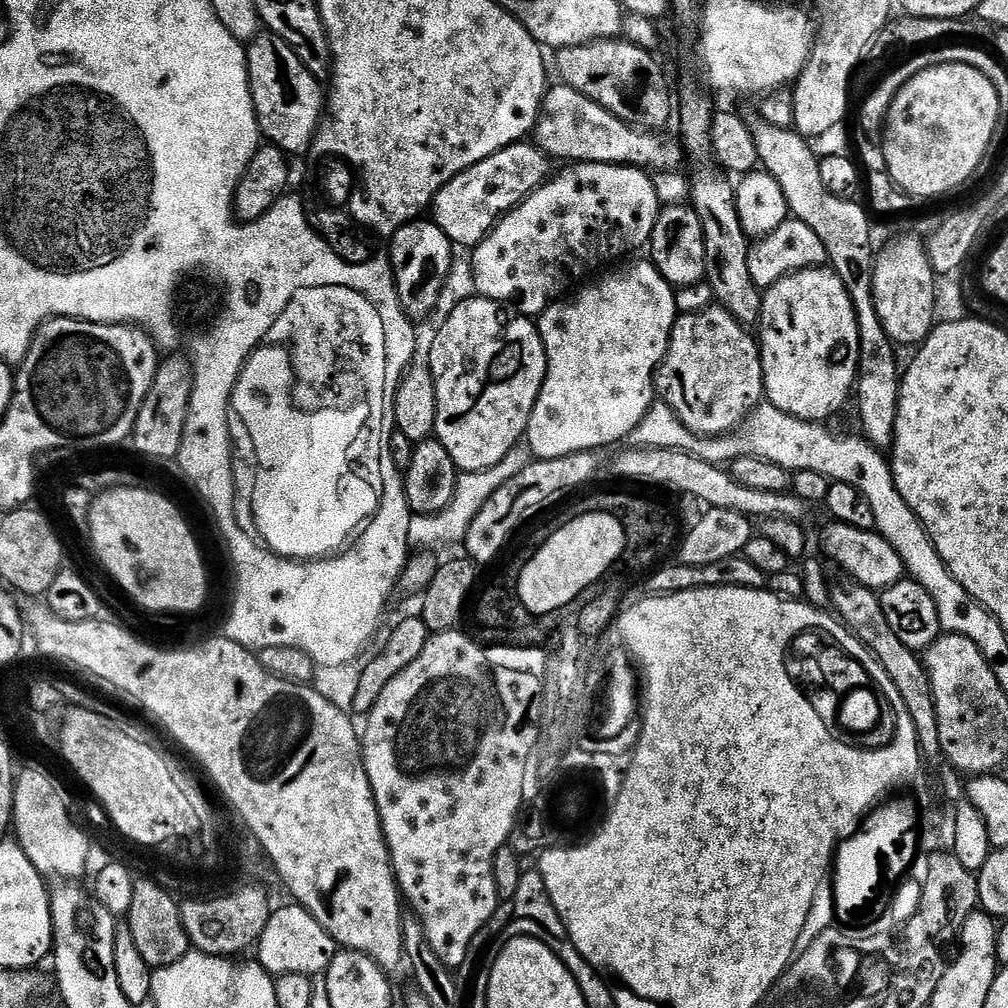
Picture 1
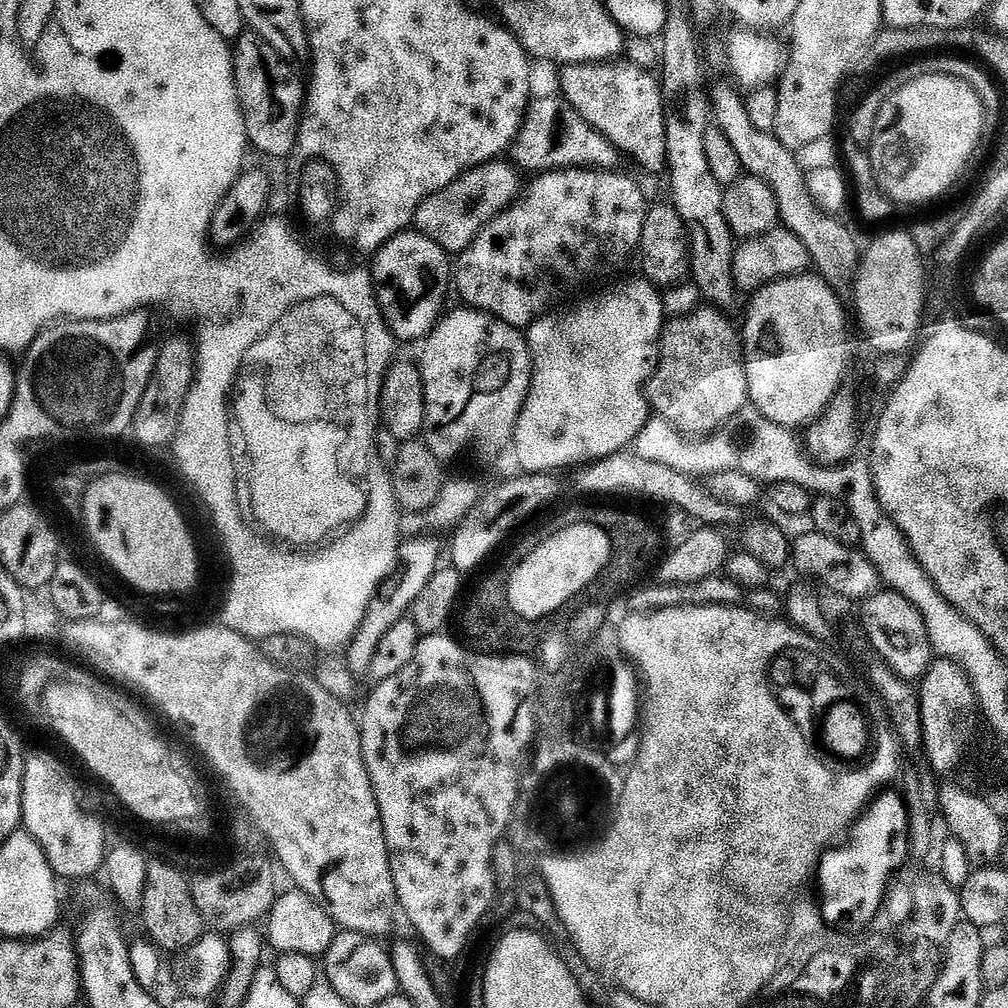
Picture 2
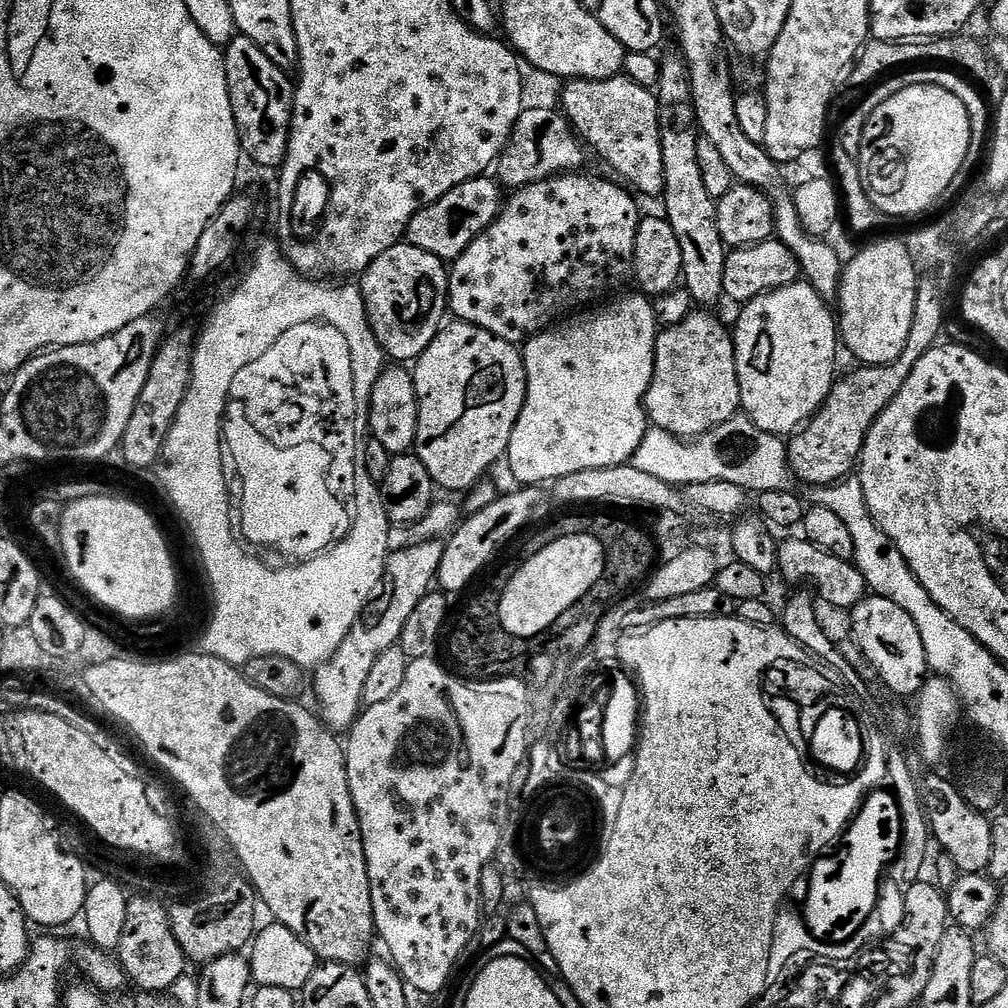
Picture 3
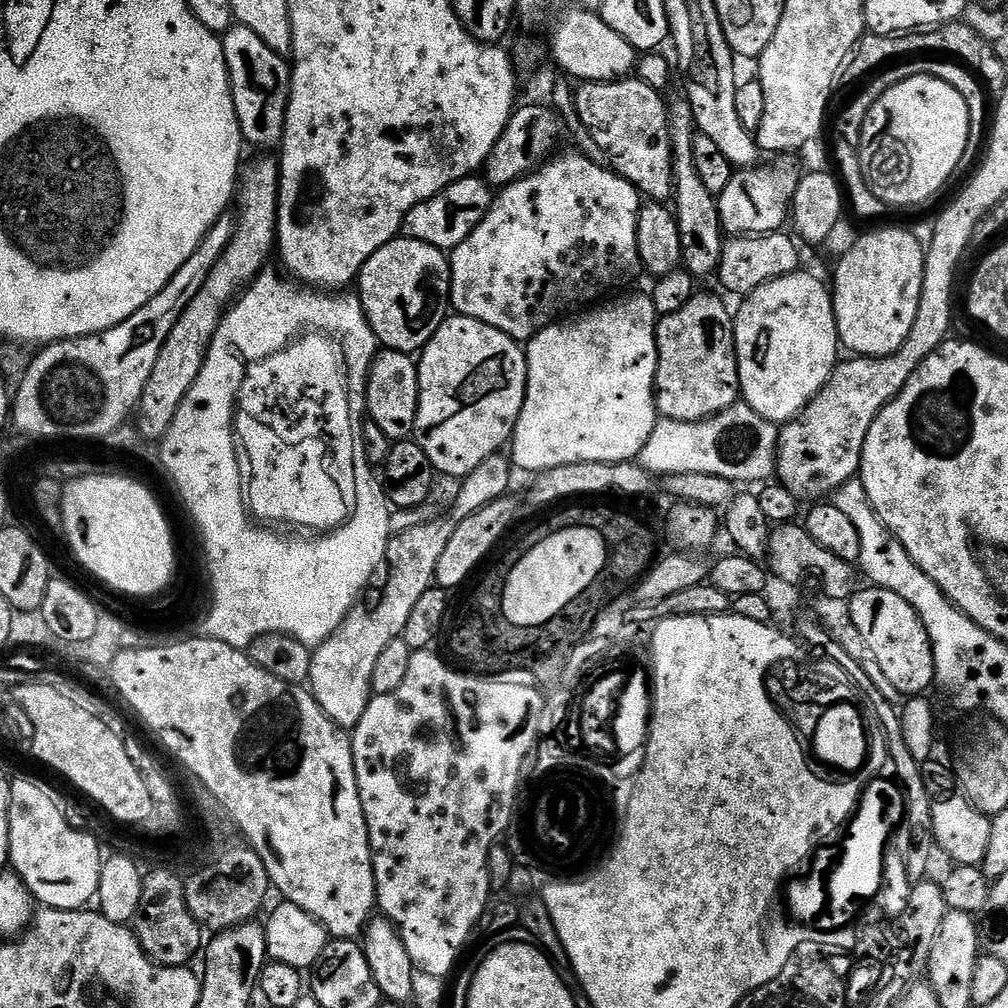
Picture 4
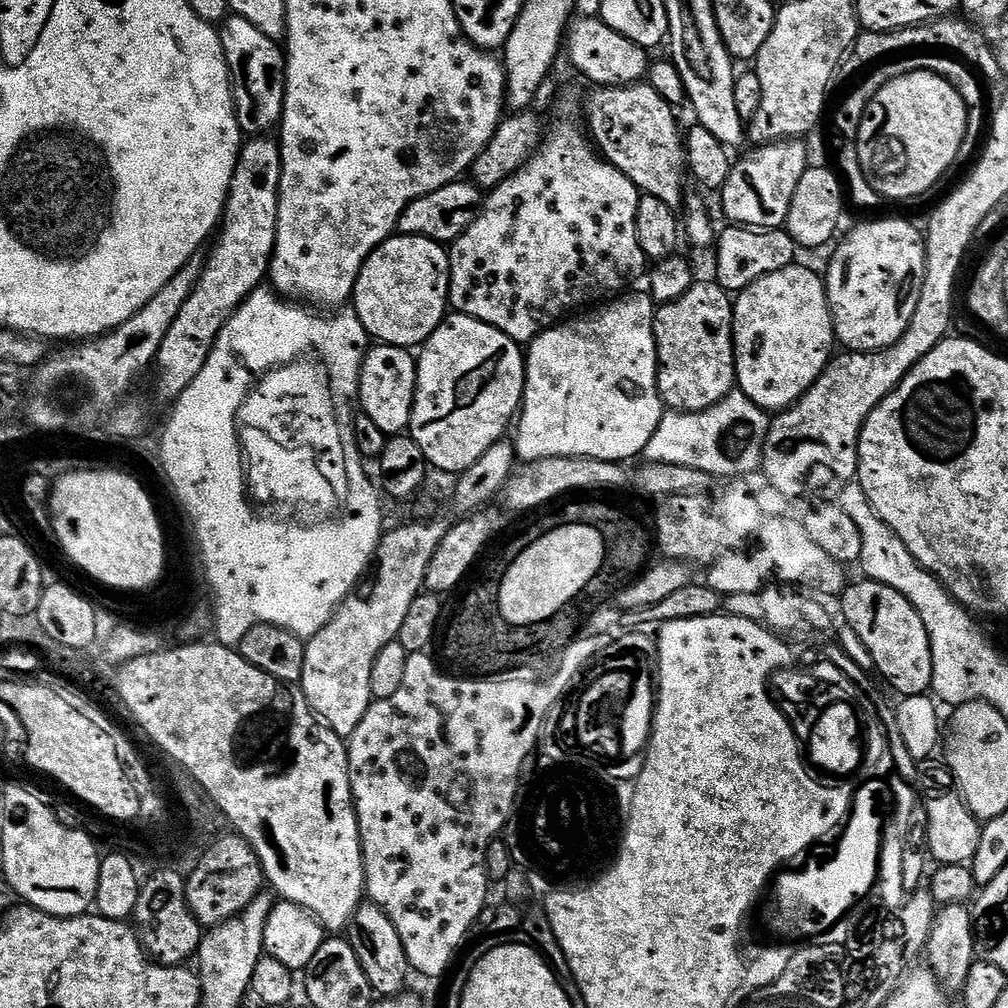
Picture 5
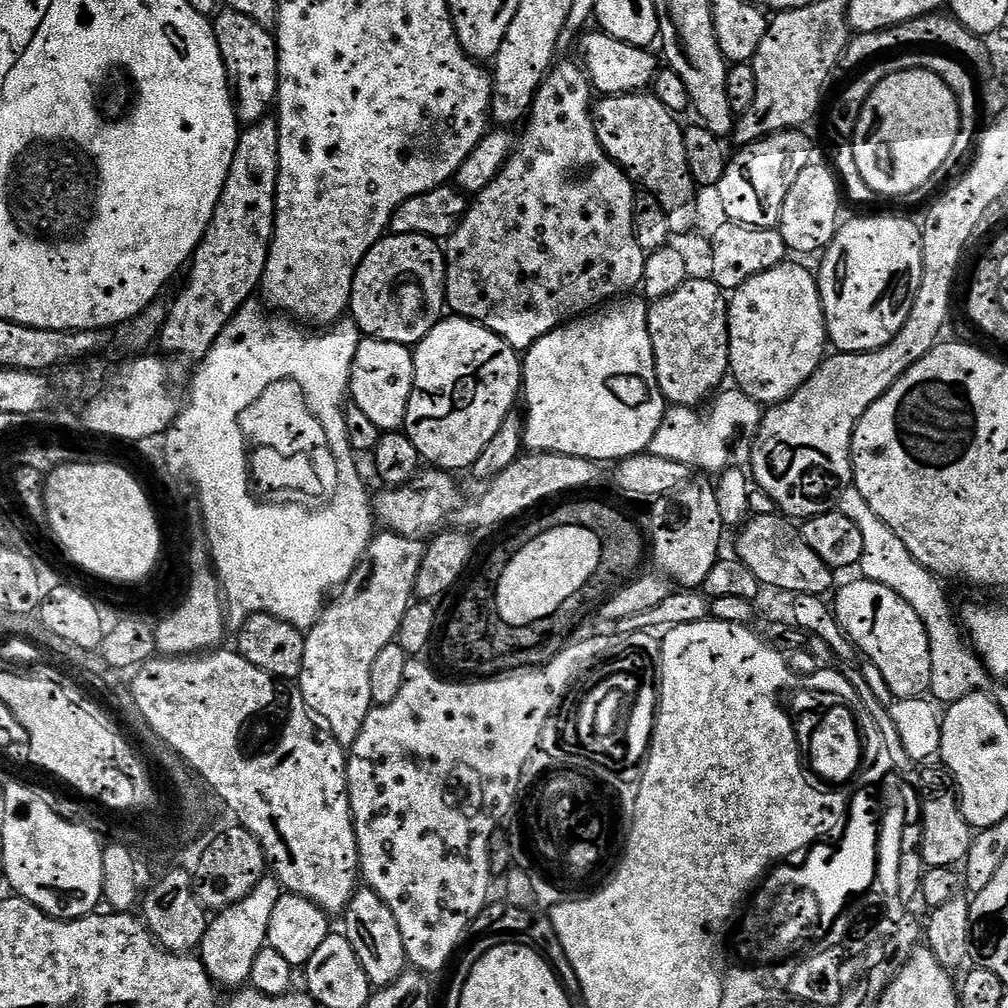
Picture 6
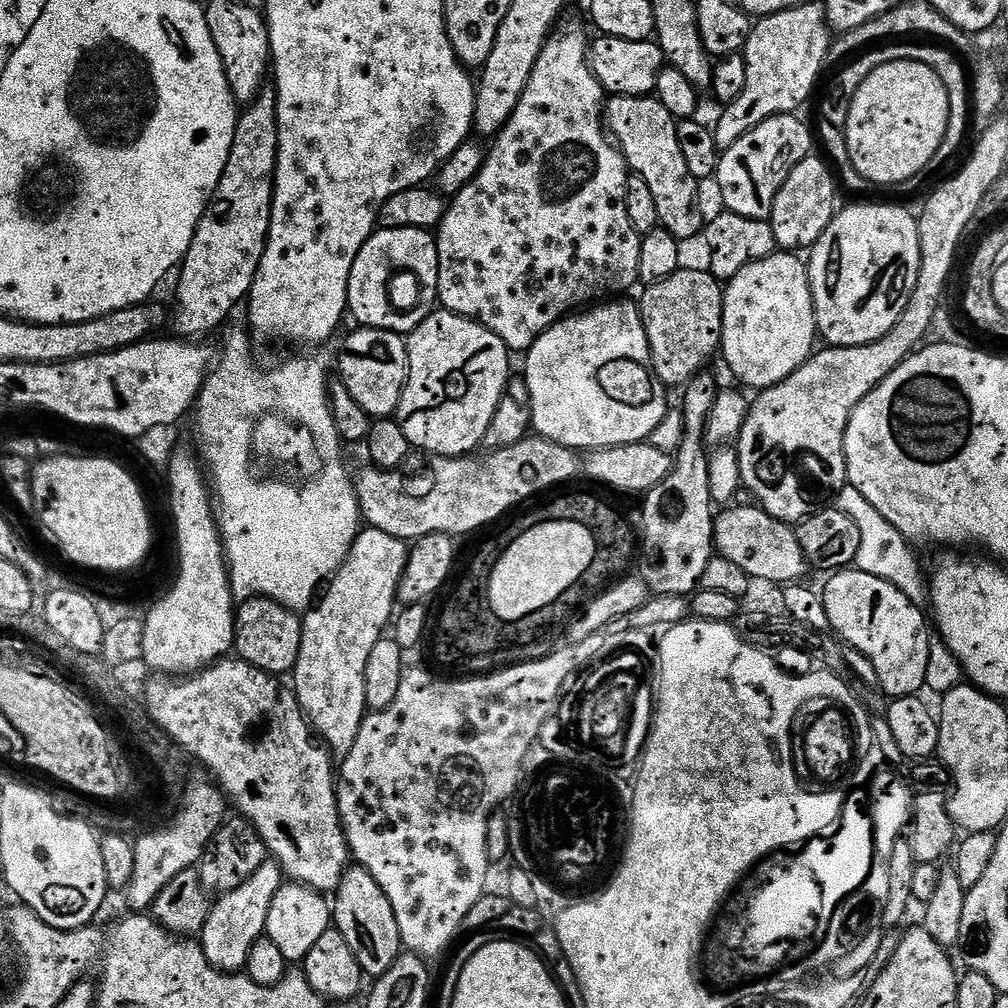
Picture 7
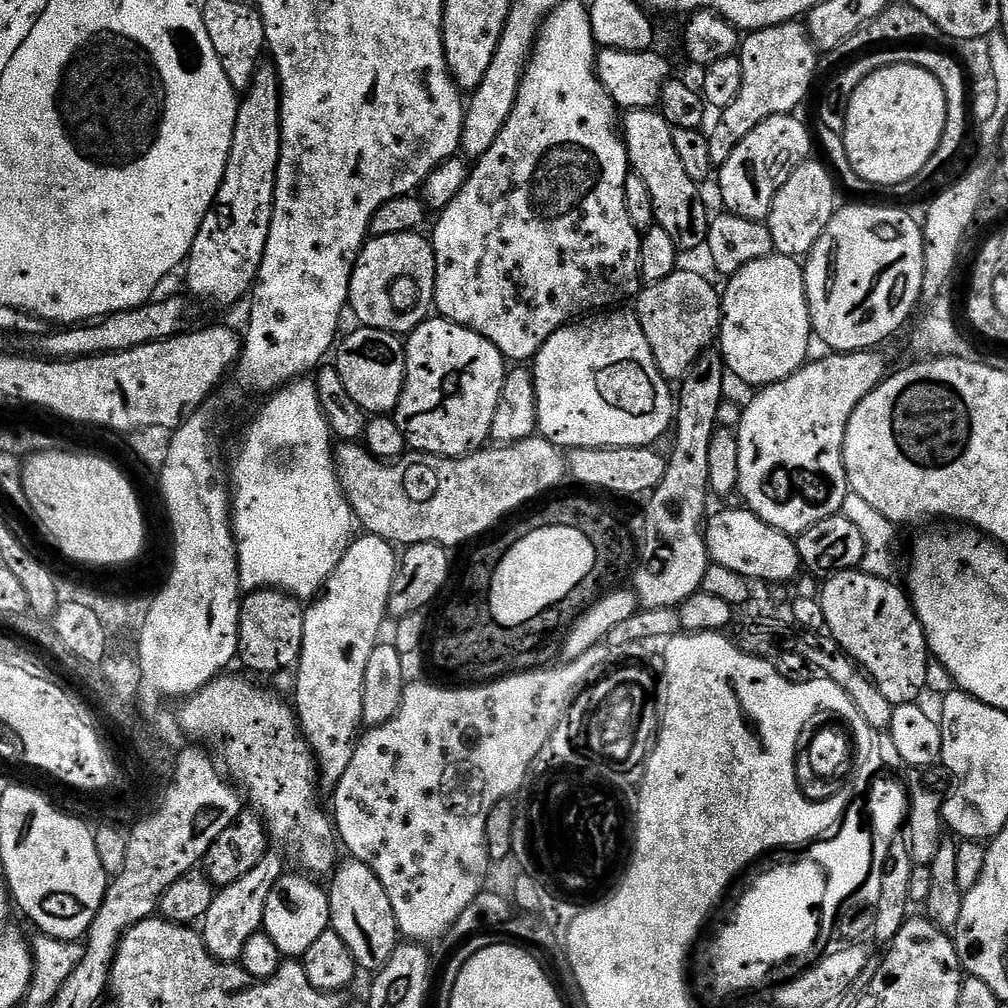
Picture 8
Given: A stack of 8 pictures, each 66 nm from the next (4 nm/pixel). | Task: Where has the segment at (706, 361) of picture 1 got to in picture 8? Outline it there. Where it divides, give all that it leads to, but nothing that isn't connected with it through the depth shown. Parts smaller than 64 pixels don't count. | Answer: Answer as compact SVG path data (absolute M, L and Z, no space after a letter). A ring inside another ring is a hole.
M677 270L662 278L662 282L641 287L634 303L642 334L646 334L646 342L650 342L658 370L669 382L683 381L692 363L709 351L717 339L722 315L718 288L696 272Z

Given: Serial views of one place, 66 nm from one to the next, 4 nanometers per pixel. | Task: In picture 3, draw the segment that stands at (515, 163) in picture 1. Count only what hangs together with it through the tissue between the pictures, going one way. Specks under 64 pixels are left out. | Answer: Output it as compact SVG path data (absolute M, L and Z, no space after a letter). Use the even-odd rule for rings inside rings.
M487 175L476 176L472 180L454 186L450 194L438 198L438 202L418 210L418 214L410 218L406 233L407 243L434 254L439 260L445 262L457 260L470 246L470 242L474 242L474 238L487 232L488 227L499 216L502 207L500 192L502 193L501 185Z

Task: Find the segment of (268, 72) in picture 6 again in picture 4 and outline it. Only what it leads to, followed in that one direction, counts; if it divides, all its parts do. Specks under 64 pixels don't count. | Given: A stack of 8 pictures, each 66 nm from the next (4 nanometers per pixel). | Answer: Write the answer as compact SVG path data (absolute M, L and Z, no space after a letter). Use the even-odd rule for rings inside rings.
M233 26L223 33L224 57L228 63L228 87L240 123L245 145L272 148L283 141L288 113L288 95L292 93L292 73L287 59L274 54L258 34L243 26Z

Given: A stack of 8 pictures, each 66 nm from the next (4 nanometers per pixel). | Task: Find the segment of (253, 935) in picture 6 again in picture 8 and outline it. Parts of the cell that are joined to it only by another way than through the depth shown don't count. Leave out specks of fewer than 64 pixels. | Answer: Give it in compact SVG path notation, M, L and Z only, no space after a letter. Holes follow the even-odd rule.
M270 850L250 870L250 874L242 874L238 882L223 885L213 895L210 908L202 919L202 935L204 945L208 947L211 956L225 962L239 961L242 954L242 946L246 946L246 938L250 938L254 933L261 931L264 923L264 911L266 910L266 898L270 898L270 890L280 881L281 876L285 875L284 860Z

